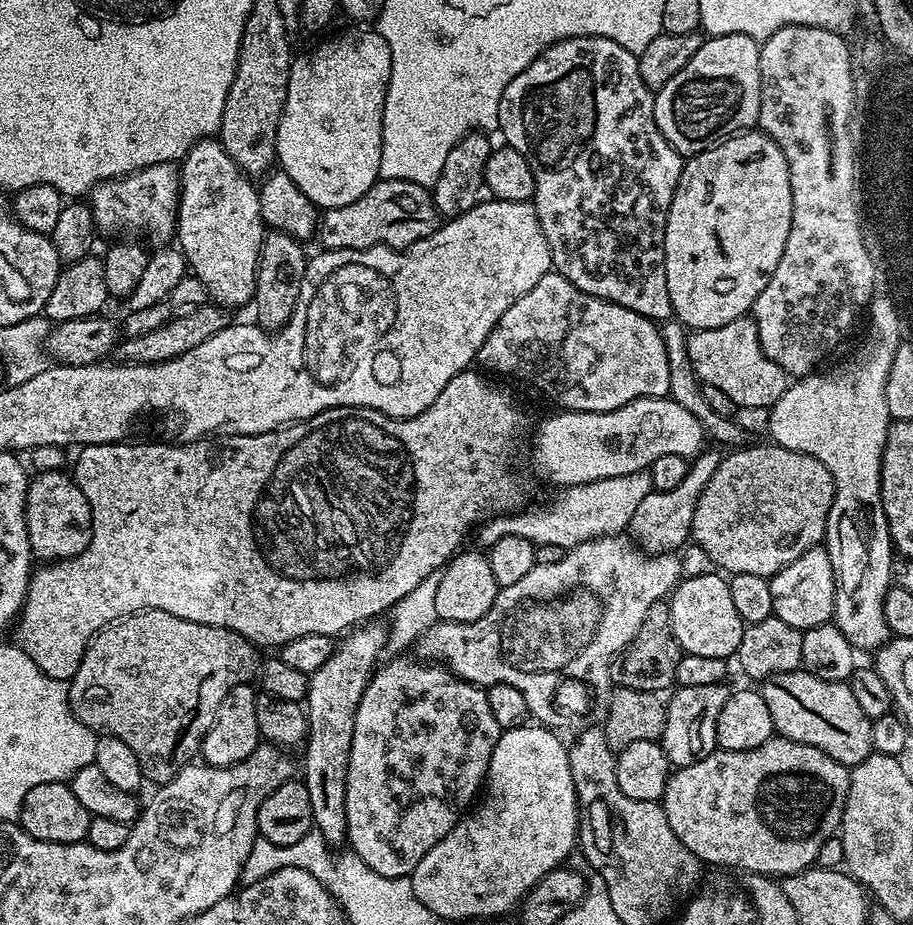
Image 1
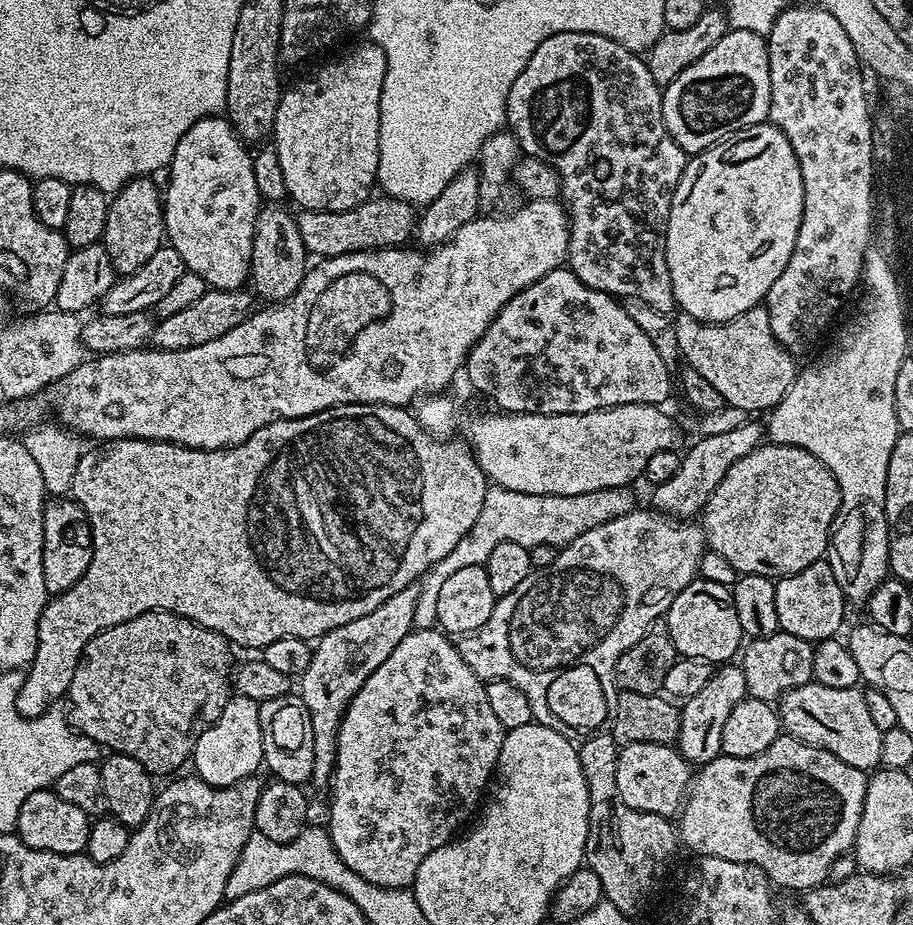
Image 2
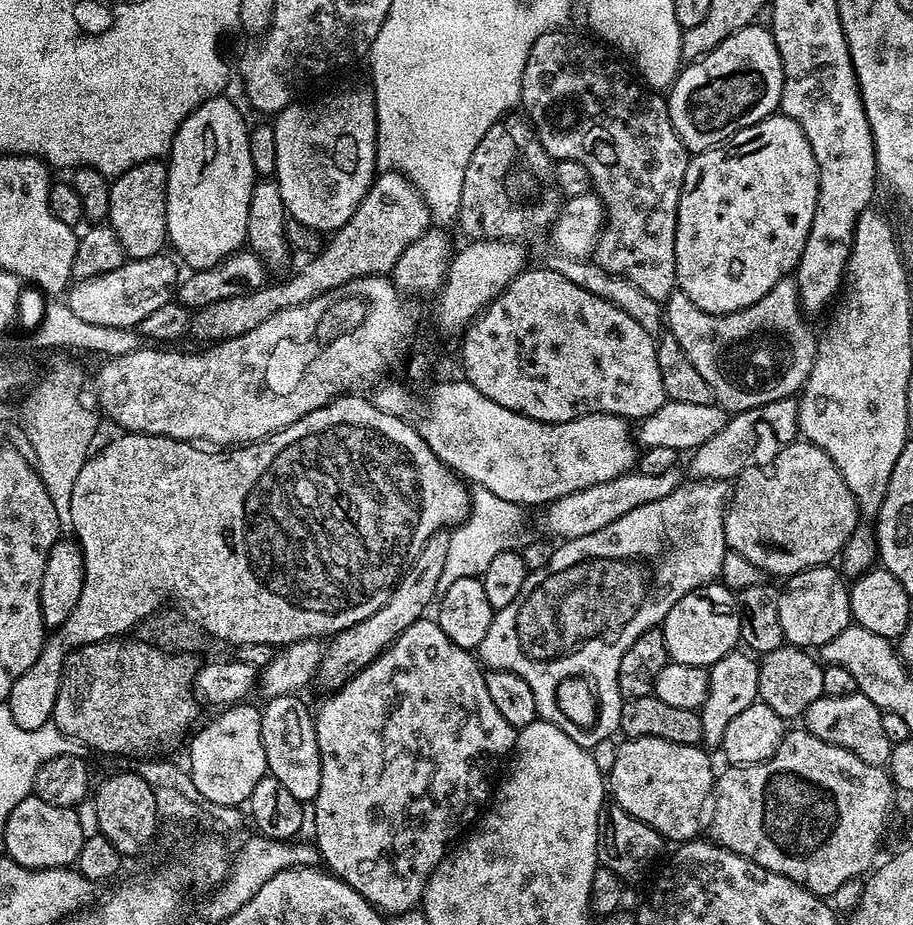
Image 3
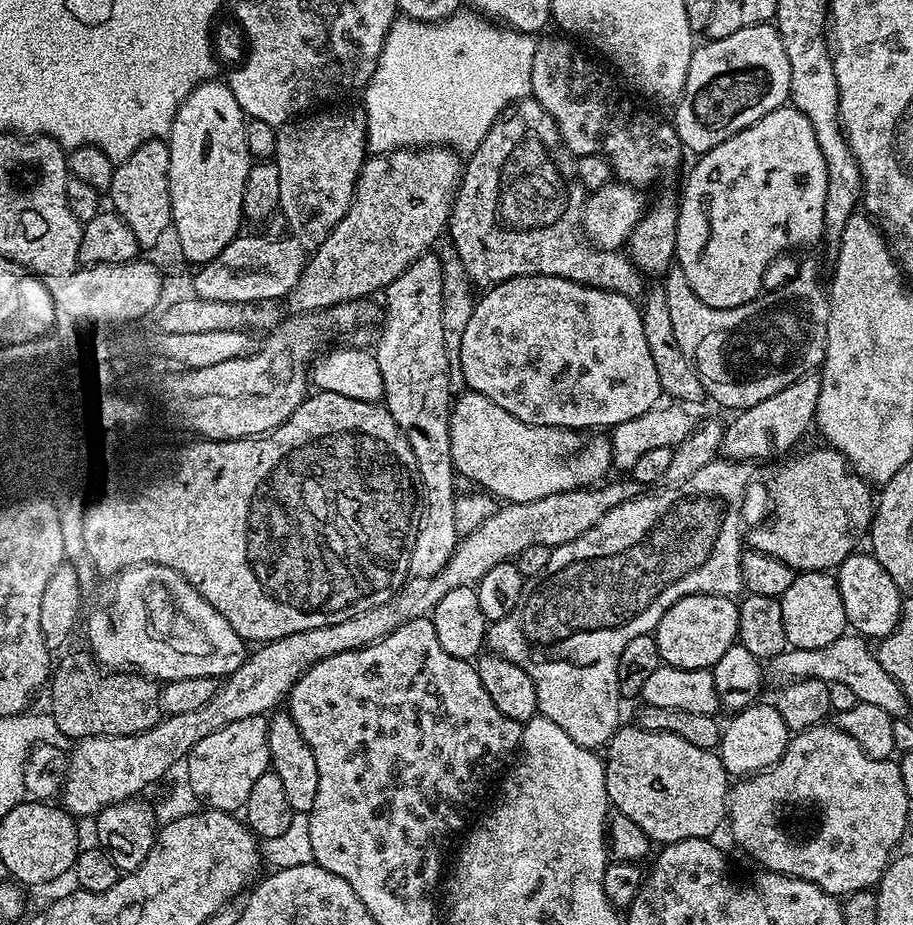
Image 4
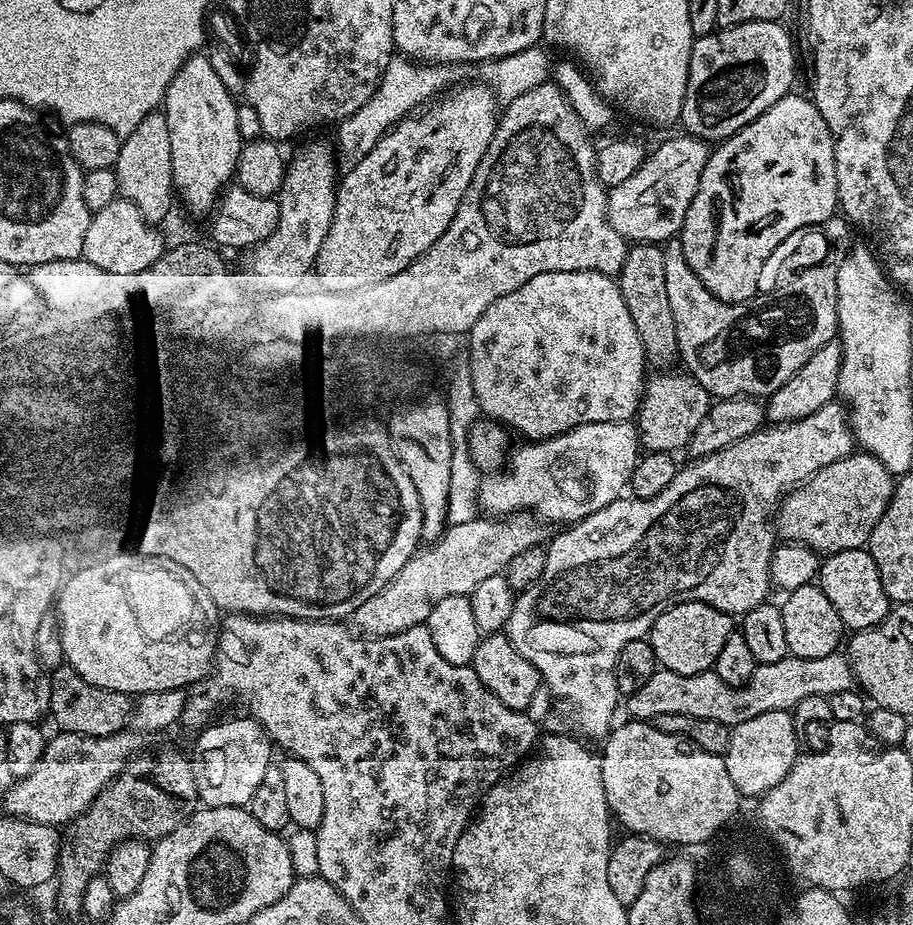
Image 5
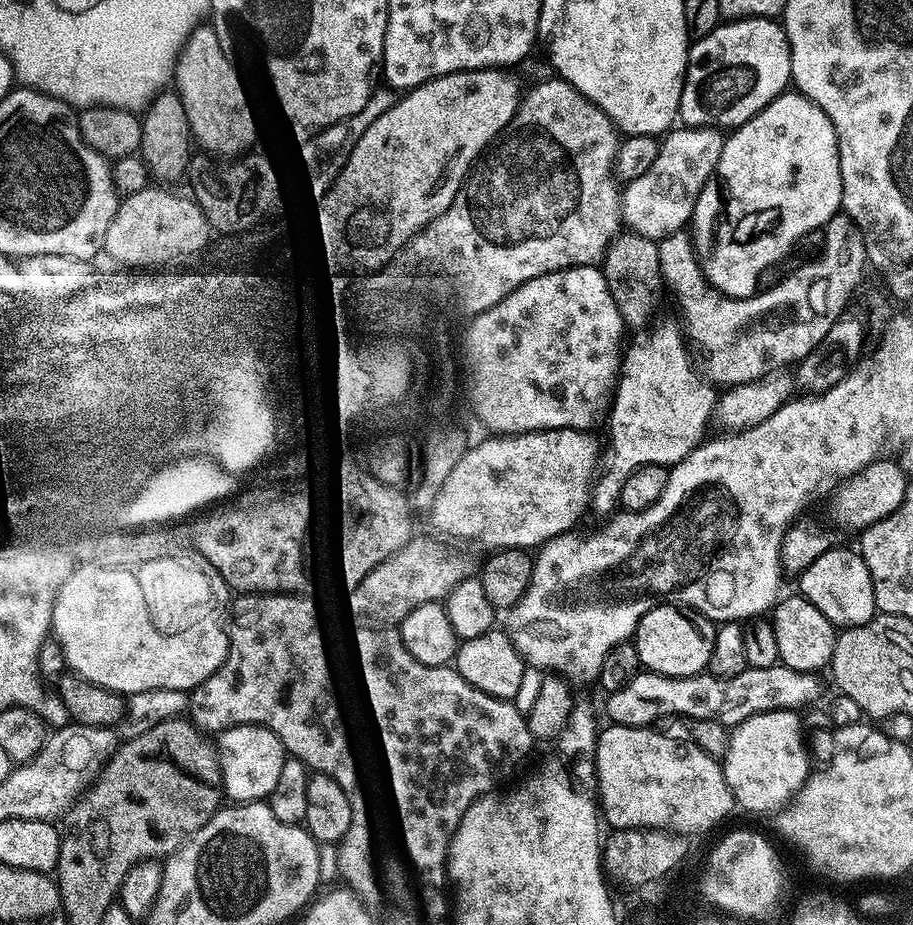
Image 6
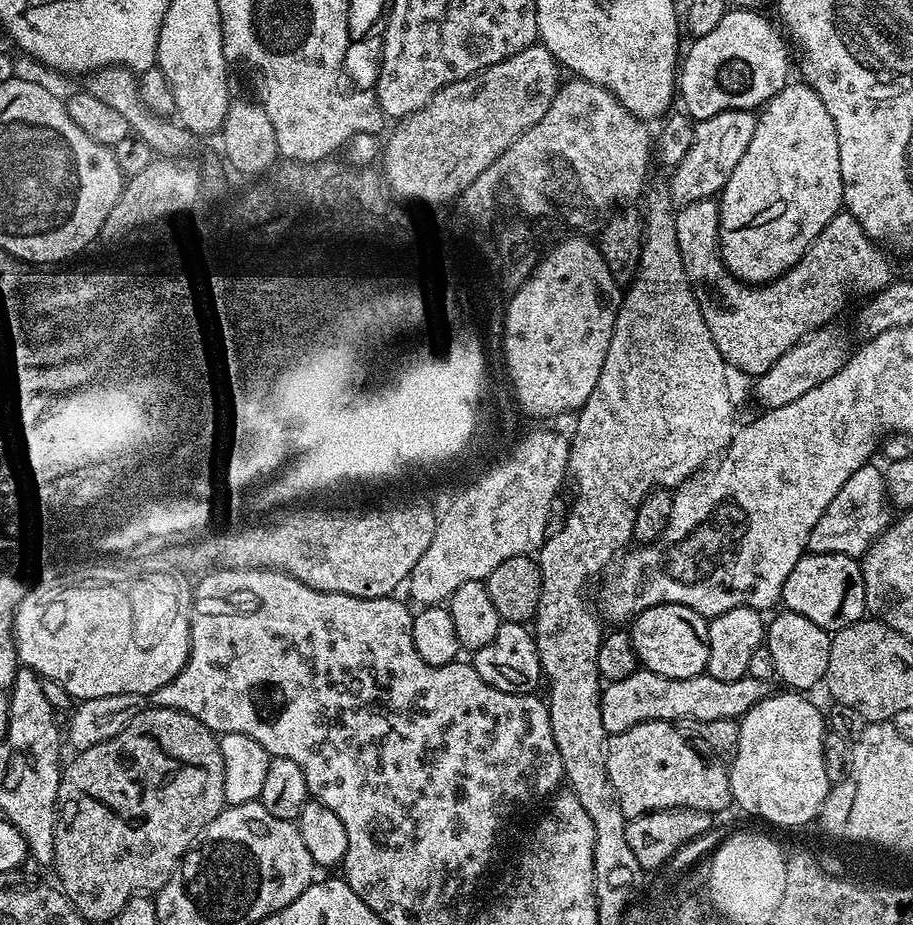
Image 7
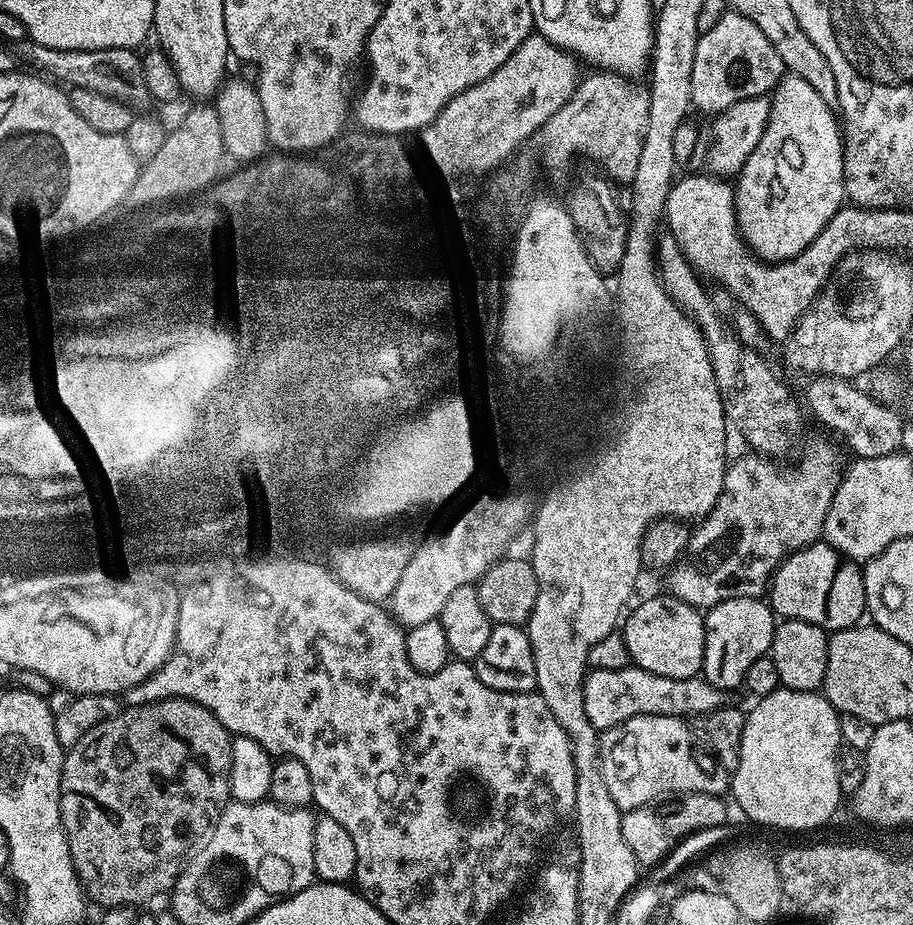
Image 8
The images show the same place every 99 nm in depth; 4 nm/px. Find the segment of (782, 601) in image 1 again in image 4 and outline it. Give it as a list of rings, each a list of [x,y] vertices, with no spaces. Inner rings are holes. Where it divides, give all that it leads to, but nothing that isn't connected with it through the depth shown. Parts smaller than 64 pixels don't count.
[[[831,571],[799,573],[794,582],[790,582],[786,594],[778,599],[782,606],[782,622],[786,625],[786,638],[791,647],[818,650],[822,646],[830,646],[830,642],[849,631],[846,606],[842,606],[842,594]]]

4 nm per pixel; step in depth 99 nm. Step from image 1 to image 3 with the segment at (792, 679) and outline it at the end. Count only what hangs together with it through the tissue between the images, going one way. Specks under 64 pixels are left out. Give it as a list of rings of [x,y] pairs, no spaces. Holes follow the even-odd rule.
[[[858,690],[849,696],[820,696],[802,715],[803,727],[831,744],[842,746],[867,764],[887,765],[892,744],[882,730],[881,709]]]

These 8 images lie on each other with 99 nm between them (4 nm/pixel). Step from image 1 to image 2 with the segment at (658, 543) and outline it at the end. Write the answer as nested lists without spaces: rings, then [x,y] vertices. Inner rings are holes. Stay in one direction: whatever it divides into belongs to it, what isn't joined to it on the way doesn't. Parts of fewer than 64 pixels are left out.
[[[755,422],[738,426],[738,430],[729,430],[726,434],[700,436],[697,444],[688,453],[685,451],[681,455],[678,474],[674,474],[670,482],[662,482],[651,489],[651,507],[662,514],[674,515],[680,520],[691,519],[695,517],[692,516],[694,514],[699,515],[706,506],[710,494],[714,494],[714,486],[718,486],[722,478],[726,478],[726,470],[730,470],[730,466],[734,466],[738,458],[746,458],[746,454],[759,448],[765,436],[765,425]],[[664,496],[668,496],[668,500],[664,500]]]

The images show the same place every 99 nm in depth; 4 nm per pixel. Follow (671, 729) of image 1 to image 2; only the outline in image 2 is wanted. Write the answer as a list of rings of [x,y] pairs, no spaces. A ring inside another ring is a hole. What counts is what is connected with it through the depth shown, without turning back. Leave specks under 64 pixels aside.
[[[728,662],[713,671],[710,682],[706,682],[706,686],[698,690],[698,694],[683,701],[676,744],[689,764],[703,766],[721,755],[722,729],[726,726],[726,718],[730,718],[730,710],[734,710],[734,706],[738,706],[738,702],[742,702],[747,696],[746,677],[742,668]]]

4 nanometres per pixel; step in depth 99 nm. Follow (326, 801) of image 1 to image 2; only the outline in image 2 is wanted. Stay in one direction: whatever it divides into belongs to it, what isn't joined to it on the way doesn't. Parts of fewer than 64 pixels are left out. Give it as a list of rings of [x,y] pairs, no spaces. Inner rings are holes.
[[[415,583],[398,590],[378,610],[370,610],[370,614],[362,614],[362,618],[354,618],[354,622],[346,622],[346,626],[338,626],[330,630],[326,635],[315,641],[310,658],[310,666],[306,666],[303,676],[298,680],[298,694],[304,700],[306,710],[310,710],[310,730],[314,730],[314,770],[310,781],[311,787],[324,788],[333,783],[336,774],[336,743],[340,733],[340,723],[344,718],[344,712],[350,706],[350,702],[362,690],[366,678],[394,654],[394,646],[402,642],[409,632],[413,631],[412,619],[414,618],[414,606],[418,606],[420,597],[420,584]]]

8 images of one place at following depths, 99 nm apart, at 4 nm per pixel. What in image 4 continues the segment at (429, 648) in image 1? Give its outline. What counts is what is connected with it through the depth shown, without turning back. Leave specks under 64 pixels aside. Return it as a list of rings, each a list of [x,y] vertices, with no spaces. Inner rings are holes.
[[[715,458],[708,465],[702,466],[692,477],[665,487],[665,492],[656,492],[653,496],[641,494],[635,499],[622,502],[621,505],[606,513],[592,529],[586,530],[586,534],[574,538],[574,542],[566,542],[562,546],[553,548],[550,562],[546,562],[546,570],[542,570],[542,574],[525,579],[522,598],[518,598],[518,606],[514,606],[514,610],[510,610],[510,614],[506,614],[506,618],[495,621],[487,629],[487,647],[495,655],[514,662],[514,666],[522,666],[522,670],[526,670],[526,674],[530,674],[530,678],[534,682],[534,690],[538,694],[539,715],[550,718],[550,722],[562,726],[562,730],[566,730],[566,734],[570,734],[570,738],[574,738],[574,742],[578,742],[582,747],[596,750],[599,749],[599,744],[600,747],[607,745],[617,728],[621,727],[620,703],[622,703],[622,697],[618,686],[618,658],[622,658],[622,650],[626,650],[626,645],[631,640],[649,635],[662,618],[662,614],[666,614],[666,610],[670,610],[670,606],[674,606],[674,602],[678,602],[682,598],[693,596],[699,592],[733,598],[741,595],[744,579],[740,565],[742,549],[746,544],[746,532],[745,529],[740,529],[740,511],[744,508],[744,491],[748,488],[748,468],[749,465],[744,462]]]

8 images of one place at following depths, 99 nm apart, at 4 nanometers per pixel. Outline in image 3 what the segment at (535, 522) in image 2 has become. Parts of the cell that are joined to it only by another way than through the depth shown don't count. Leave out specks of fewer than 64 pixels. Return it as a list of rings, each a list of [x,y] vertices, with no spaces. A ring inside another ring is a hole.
[[[473,487],[468,501],[468,517],[464,523],[457,524],[450,531],[450,550],[446,553],[446,566],[442,569],[442,578],[438,578],[438,593],[443,594],[458,578],[467,576],[481,577],[500,552],[513,547],[516,535],[524,524],[525,509],[512,501],[498,498],[490,490]]]

